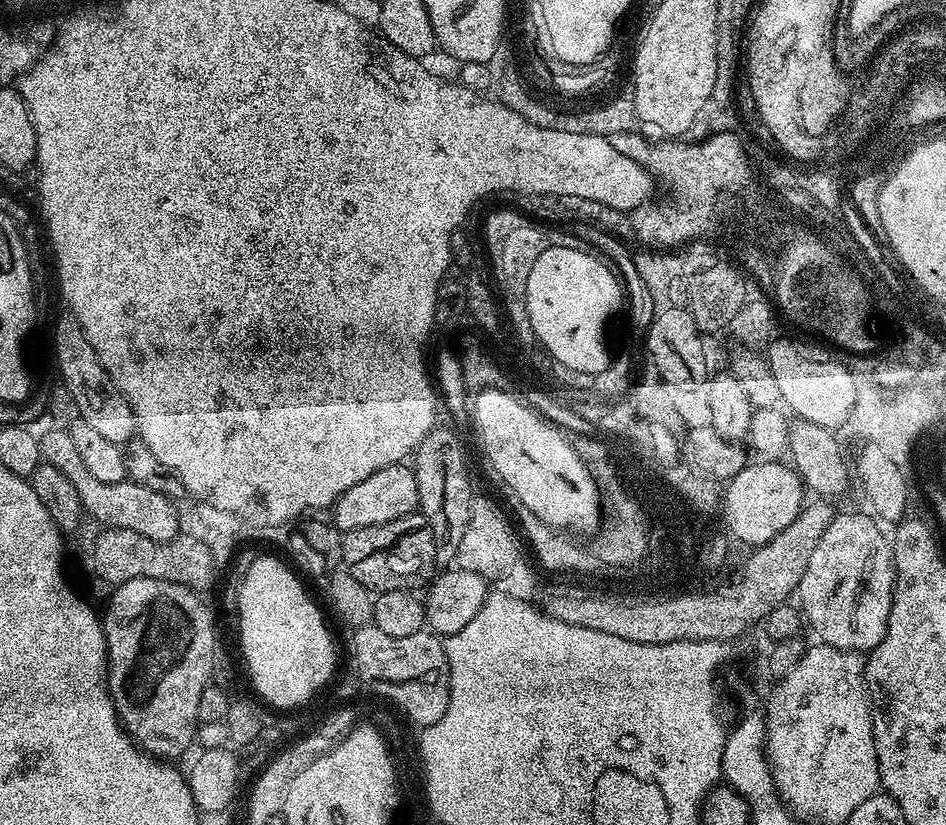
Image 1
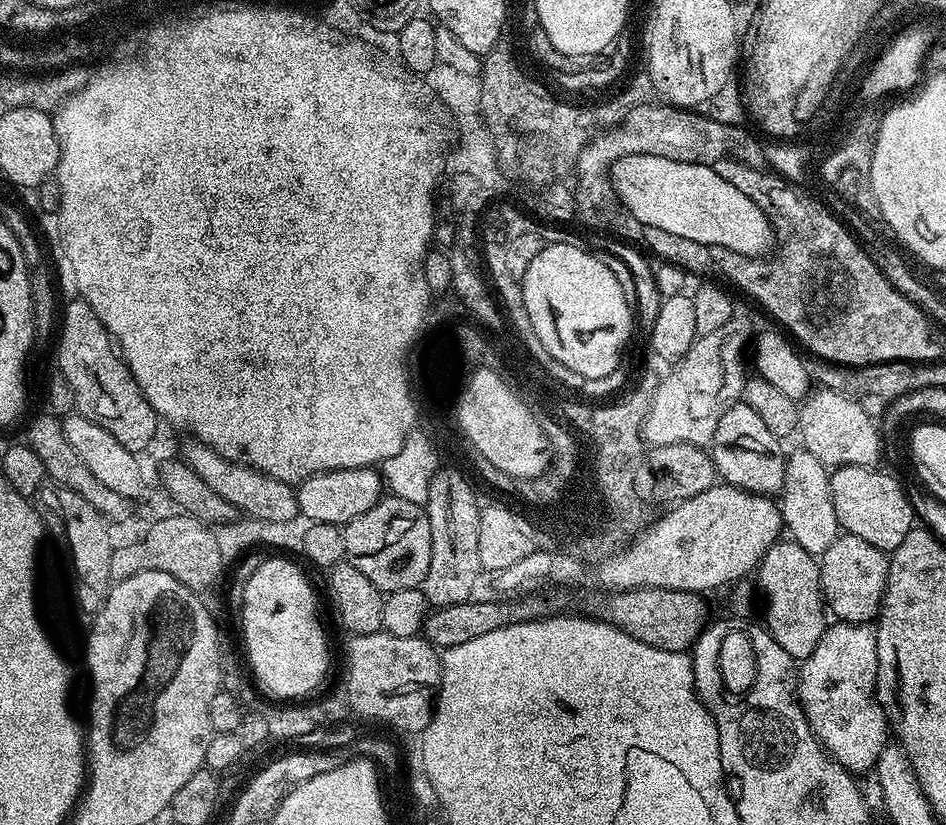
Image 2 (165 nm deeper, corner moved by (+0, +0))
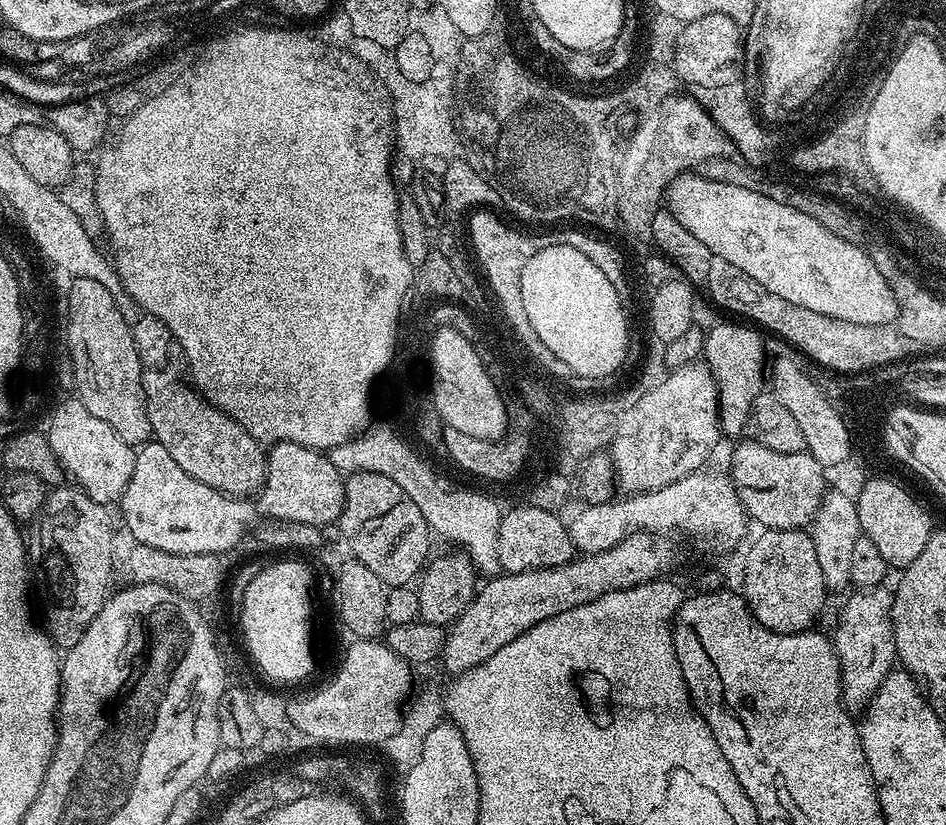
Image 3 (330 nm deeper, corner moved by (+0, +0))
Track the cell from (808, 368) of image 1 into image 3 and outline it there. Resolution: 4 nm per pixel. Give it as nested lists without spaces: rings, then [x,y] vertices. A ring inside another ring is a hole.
[[[738,323],[716,324],[704,334],[702,360],[716,380],[716,389],[720,391],[720,431],[724,434],[728,434],[732,424],[749,423],[752,404],[766,388],[766,360],[764,364],[761,333],[747,323]]]

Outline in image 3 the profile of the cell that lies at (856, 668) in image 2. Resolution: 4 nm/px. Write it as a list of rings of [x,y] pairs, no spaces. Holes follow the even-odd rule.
[[[877,586],[862,588],[853,593],[840,612],[834,643],[840,663],[840,699],[844,701],[845,708],[860,710],[880,689],[880,684],[888,673],[893,671],[898,657],[892,625],[893,589]]]

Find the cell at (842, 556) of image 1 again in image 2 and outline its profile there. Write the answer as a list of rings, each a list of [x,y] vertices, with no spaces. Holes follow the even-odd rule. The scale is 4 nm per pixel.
[[[840,534],[832,545],[819,557],[820,586],[824,589],[824,598],[837,621],[845,624],[862,624],[871,621],[877,615],[884,598],[884,587],[888,577],[889,557],[882,550],[870,546],[870,542],[862,542],[862,538]]]

